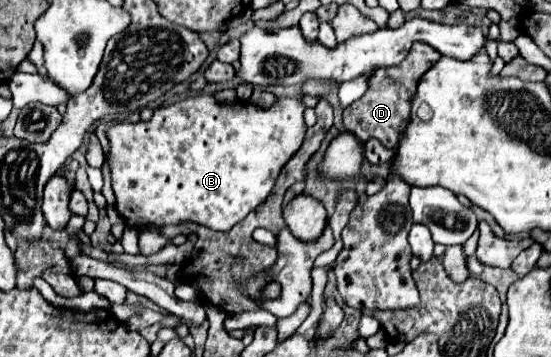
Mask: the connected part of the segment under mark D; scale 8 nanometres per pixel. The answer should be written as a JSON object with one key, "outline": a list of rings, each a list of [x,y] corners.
{"outline":[[[415,42],[401,64],[391,68],[379,68],[375,76],[369,80],[371,84],[365,96],[345,108],[343,112],[345,128],[353,132],[359,140],[377,138],[385,148],[395,148],[399,144],[399,134],[403,134],[403,128],[407,128],[407,118],[411,114],[411,98],[415,94],[415,86],[419,78],[429,70],[429,66],[435,64],[439,58],[441,54],[435,48],[423,42]]]}

